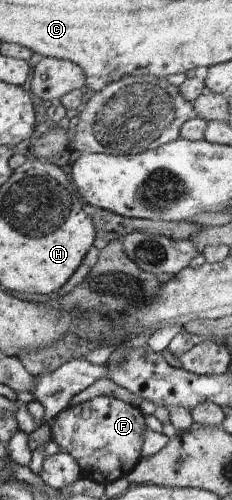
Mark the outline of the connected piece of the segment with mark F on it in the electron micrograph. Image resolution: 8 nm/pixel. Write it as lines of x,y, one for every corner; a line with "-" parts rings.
98,396
78,405
69,404
58,412
52,425
51,441
60,447
60,452
74,458
84,477
103,473
106,481
112,482
126,477
141,459
146,427
145,414
139,408
116,397

